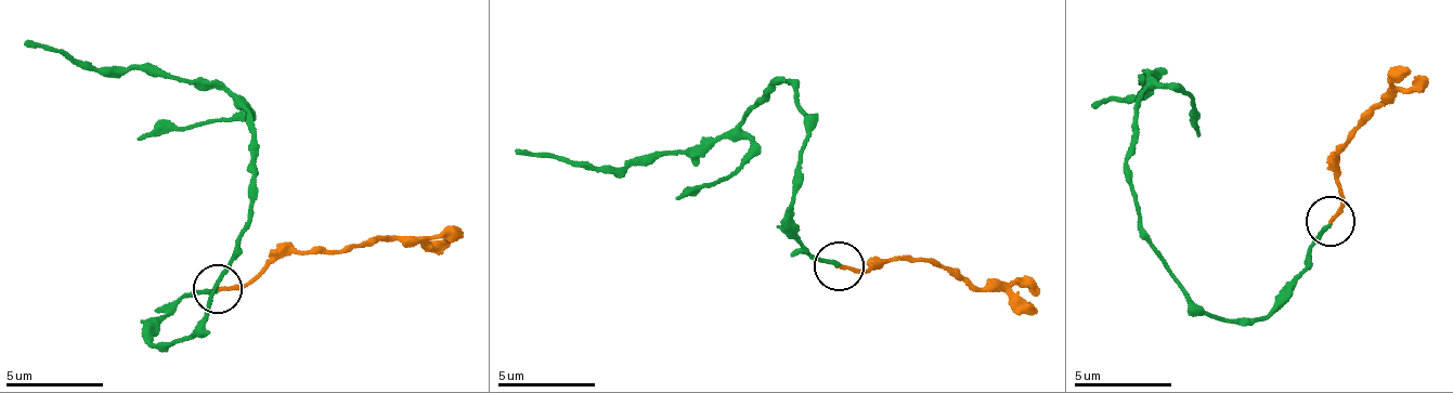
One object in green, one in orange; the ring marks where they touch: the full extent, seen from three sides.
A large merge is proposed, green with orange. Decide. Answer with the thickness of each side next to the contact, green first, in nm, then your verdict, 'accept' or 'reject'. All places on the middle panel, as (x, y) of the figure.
190/190 nm | accept

